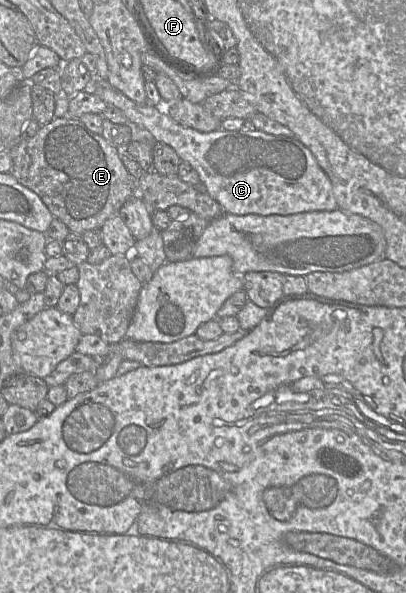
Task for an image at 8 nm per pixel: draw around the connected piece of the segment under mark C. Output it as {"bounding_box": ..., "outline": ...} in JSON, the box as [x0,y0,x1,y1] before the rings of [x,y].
{"bounding_box":[86,83,338,215],"outline":[[[92,83],[86,92],[101,98],[107,106],[120,109],[128,123],[147,130],[155,142],[172,147],[182,161],[188,162],[199,174],[212,199],[217,201],[225,213],[234,215],[292,215],[311,211],[332,211],[338,208],[331,181],[319,166],[312,152],[295,137],[273,135],[261,130],[224,130],[201,132],[176,122],[165,108],[151,104],[138,104],[113,88],[109,83]]]}

